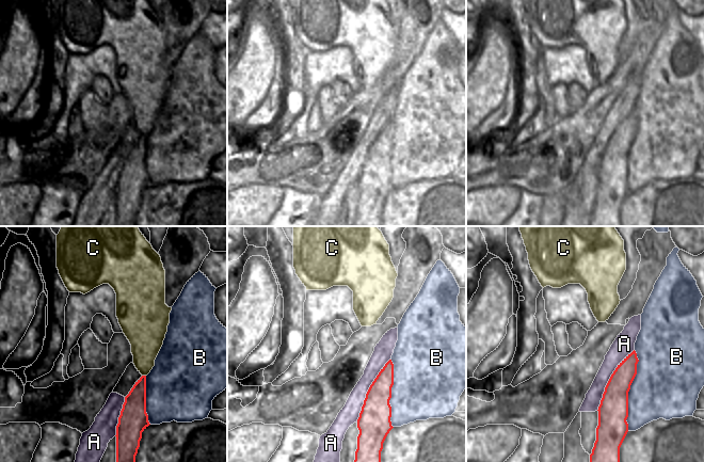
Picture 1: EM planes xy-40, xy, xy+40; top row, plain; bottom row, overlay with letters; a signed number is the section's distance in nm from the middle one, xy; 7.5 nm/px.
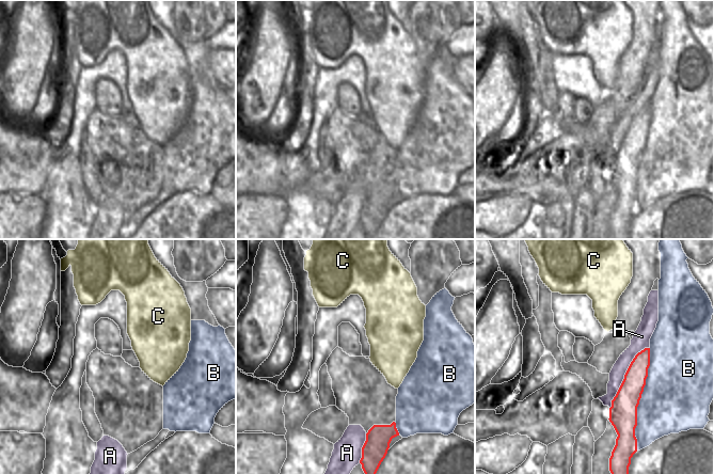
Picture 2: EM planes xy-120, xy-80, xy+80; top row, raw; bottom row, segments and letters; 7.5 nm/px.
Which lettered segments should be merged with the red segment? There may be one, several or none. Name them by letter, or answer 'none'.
none

